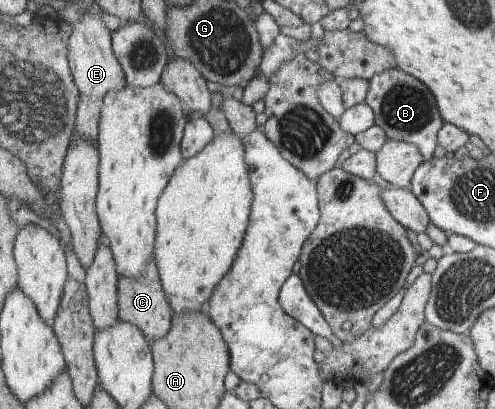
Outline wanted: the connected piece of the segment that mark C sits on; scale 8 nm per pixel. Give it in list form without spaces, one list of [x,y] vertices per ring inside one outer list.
[[[155,257],[139,278],[121,278],[118,293],[120,319],[135,325],[146,336],[149,345],[168,337],[173,327],[173,311],[162,287]]]

